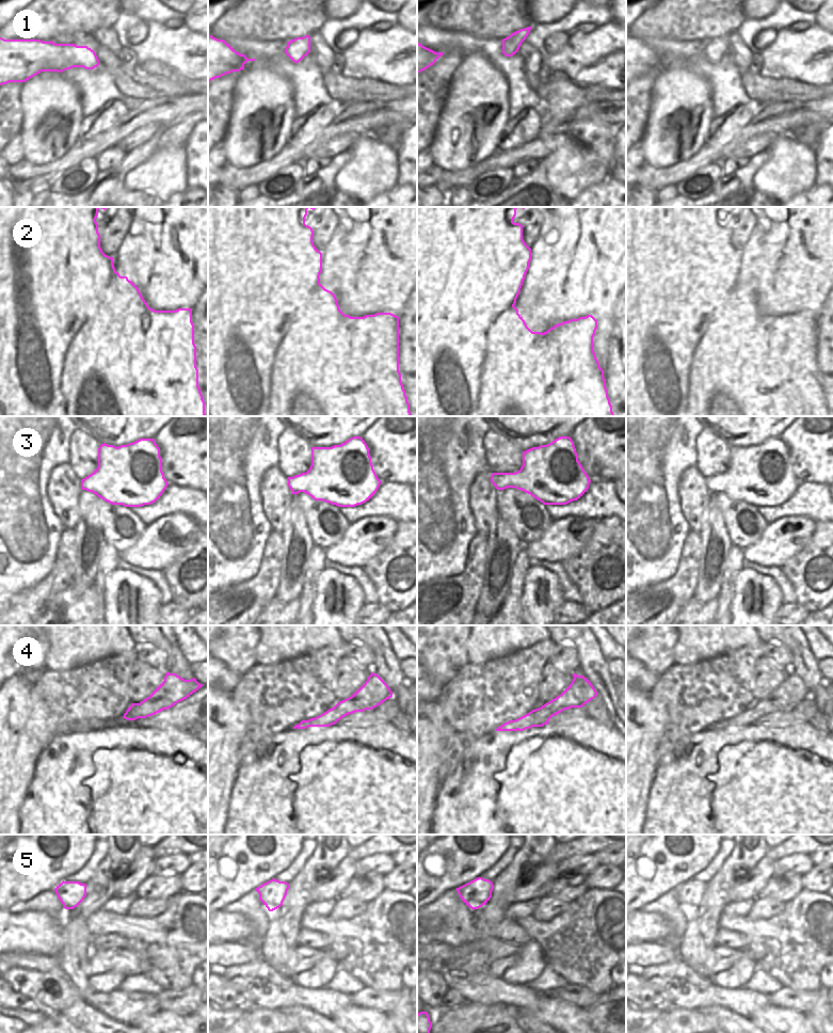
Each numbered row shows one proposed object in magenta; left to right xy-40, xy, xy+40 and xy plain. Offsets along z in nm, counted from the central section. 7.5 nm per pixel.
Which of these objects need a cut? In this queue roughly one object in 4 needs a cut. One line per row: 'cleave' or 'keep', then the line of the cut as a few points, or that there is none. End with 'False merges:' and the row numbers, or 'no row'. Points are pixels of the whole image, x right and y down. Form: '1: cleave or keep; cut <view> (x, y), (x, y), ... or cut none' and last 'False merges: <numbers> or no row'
1: keep; cut none
2: cleave; cut xy-40 (113, 267), (102, 295), (66, 354), (60, 395), (49, 415)
3: keep; cut none
4: keep; cut none
5: keep; cut none
False merges: 2

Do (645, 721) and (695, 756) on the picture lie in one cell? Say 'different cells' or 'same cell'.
different cells

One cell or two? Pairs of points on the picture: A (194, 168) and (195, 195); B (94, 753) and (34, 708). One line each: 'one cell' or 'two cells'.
A: two cells
B: two cells

